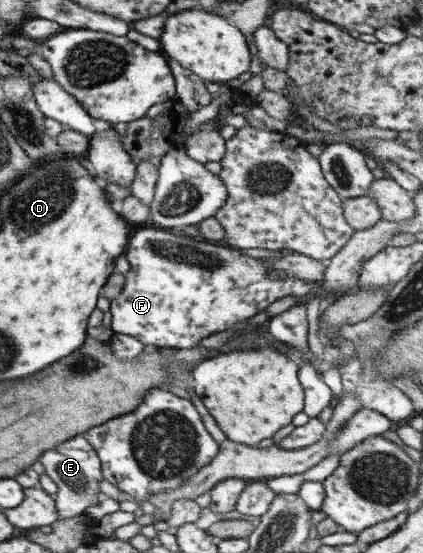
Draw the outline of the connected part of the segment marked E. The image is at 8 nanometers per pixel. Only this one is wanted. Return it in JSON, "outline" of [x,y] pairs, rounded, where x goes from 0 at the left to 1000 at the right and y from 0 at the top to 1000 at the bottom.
{"outline":[[[187,785],[151,797],[106,814],[87,832],[104,846],[104,855],[135,877],[128,913],[137,940],[191,931],[210,913],[227,913],[239,893],[229,873],[243,866],[236,832],[201,790]]]}

